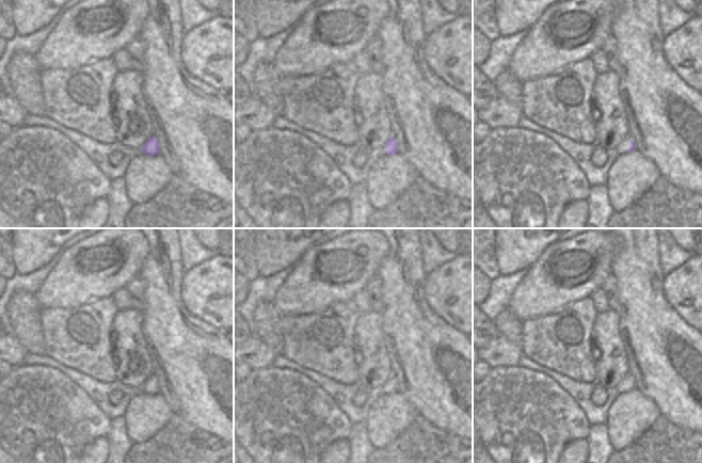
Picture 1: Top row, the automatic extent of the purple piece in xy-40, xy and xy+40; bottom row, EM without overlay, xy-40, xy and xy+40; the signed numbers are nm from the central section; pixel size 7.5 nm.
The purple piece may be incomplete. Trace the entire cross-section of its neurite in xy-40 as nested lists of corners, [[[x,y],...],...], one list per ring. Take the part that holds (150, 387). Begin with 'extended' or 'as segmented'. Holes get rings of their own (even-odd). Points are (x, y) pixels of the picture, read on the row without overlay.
as segmented; [[[151,374],[141,388],[142,392],[146,393],[147,395],[154,396],[159,394],[159,382],[157,378]]]

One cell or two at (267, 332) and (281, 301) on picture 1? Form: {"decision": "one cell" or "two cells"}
{"decision": "two cells"}

